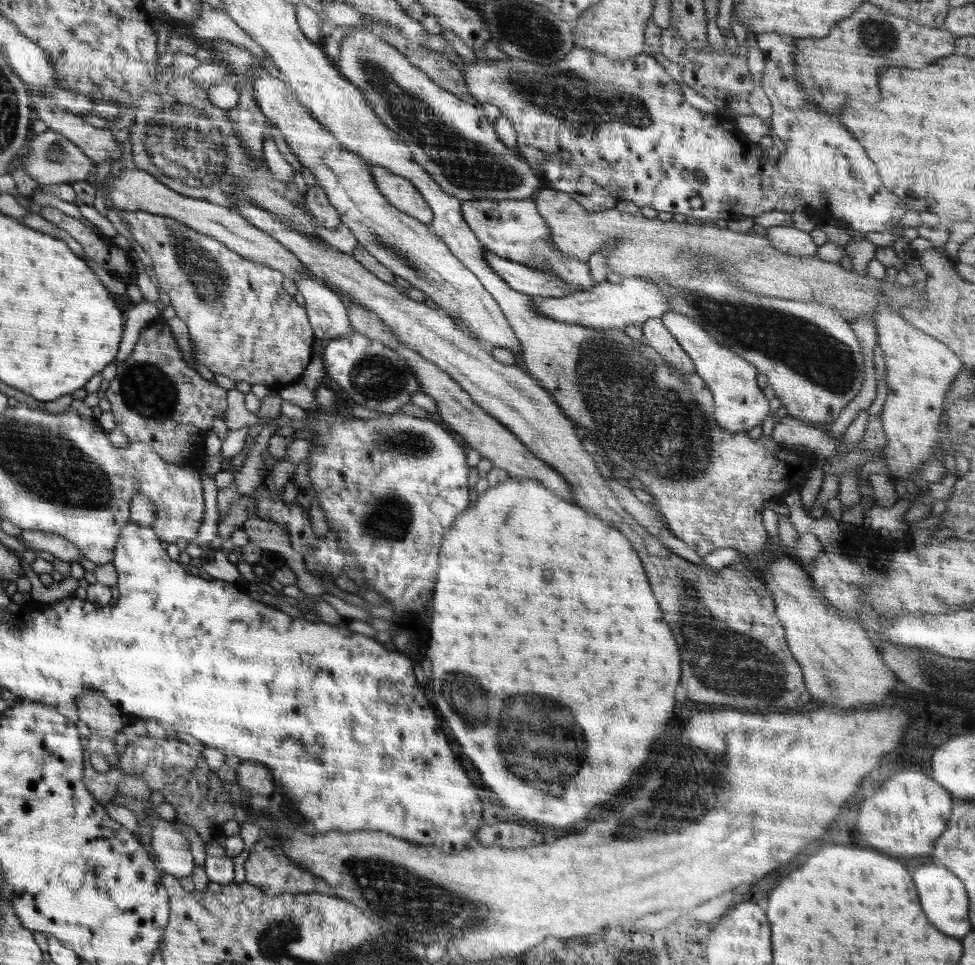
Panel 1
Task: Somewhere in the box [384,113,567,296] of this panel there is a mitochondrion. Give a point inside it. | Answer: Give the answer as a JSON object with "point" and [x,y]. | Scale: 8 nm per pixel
{"point":[537,248]}

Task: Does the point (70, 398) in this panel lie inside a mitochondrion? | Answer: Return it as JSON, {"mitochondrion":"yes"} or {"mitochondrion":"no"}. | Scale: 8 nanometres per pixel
{"mitochondrion":"no"}

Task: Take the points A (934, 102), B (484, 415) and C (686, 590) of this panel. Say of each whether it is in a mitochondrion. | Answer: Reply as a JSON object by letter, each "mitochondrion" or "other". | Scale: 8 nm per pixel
{"A":"other","B":"other","C":"mitochondrion"}

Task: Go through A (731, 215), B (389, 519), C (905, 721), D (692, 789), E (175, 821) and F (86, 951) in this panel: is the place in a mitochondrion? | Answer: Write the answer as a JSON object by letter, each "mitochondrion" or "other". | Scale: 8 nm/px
{"A":"other","B":"mitochondrion","C":"other","D":"mitochondrion","E":"other","F":"other"}

